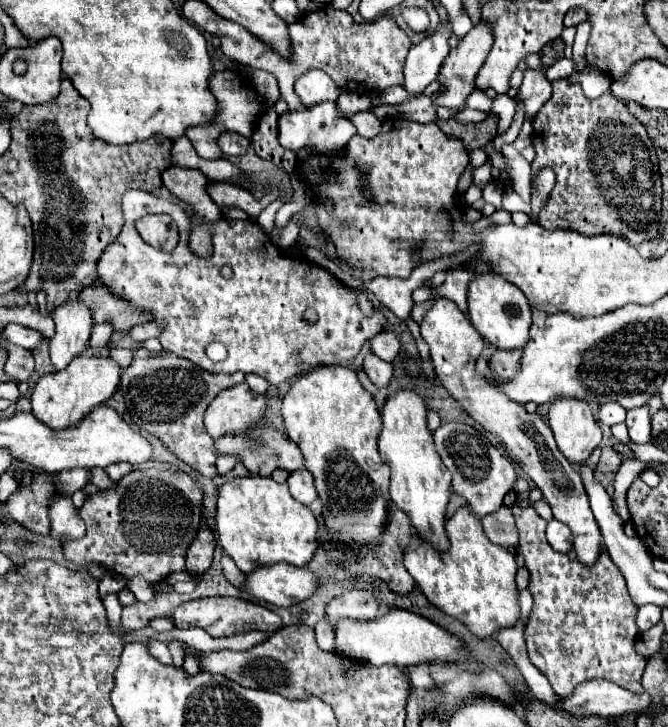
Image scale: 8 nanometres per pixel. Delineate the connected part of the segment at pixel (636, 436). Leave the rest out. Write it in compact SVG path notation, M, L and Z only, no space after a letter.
M642 405L642 407L636 407L636 409L628 411L626 427L628 427L628 435L630 435L632 443L636 443L636 445L648 443L650 441L650 427L652 427L648 407Z

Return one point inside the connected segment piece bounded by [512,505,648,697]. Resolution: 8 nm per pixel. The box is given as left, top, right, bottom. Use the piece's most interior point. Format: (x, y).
(583, 625)

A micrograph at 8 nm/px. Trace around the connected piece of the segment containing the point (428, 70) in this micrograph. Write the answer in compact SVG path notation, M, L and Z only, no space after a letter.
M440 23L434 35L426 37L420 45L410 49L404 65L404 89L410 95L422 95L424 89L436 81L438 69L450 51L448 35L450 23Z

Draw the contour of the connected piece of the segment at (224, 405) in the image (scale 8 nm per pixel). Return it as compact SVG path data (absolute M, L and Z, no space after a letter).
M246 383L222 391L208 407L204 423L216 439L222 435L248 435L264 419L266 397L254 393Z

